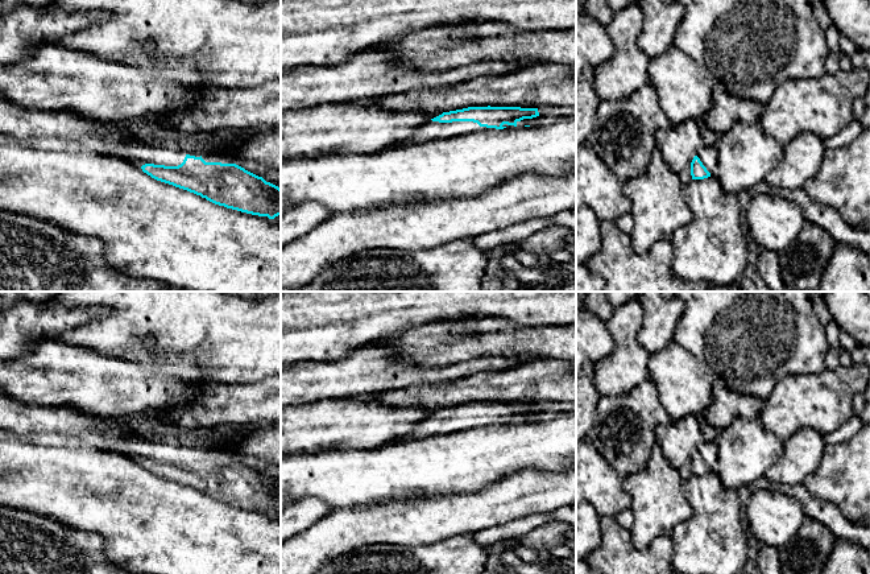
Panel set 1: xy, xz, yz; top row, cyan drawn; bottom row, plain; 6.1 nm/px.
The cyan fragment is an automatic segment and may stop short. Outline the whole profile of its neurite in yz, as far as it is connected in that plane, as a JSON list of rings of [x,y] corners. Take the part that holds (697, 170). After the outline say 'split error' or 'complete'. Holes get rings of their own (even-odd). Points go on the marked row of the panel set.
[[[703,145],[691,162],[692,179],[717,177],[718,149],[717,145]]]; split error

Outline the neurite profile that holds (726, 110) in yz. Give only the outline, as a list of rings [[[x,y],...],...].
[[[714,80],[713,104],[704,116],[707,127],[717,136],[726,133],[733,125],[745,123],[750,125],[759,124],[765,111],[765,104],[732,95],[722,83]]]

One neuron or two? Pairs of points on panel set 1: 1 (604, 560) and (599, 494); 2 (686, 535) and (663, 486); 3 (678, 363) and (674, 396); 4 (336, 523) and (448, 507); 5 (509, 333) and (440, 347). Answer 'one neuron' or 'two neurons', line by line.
1: two neurons
2: two neurons
3: one neuron
4: one neuron
5: one neuron

